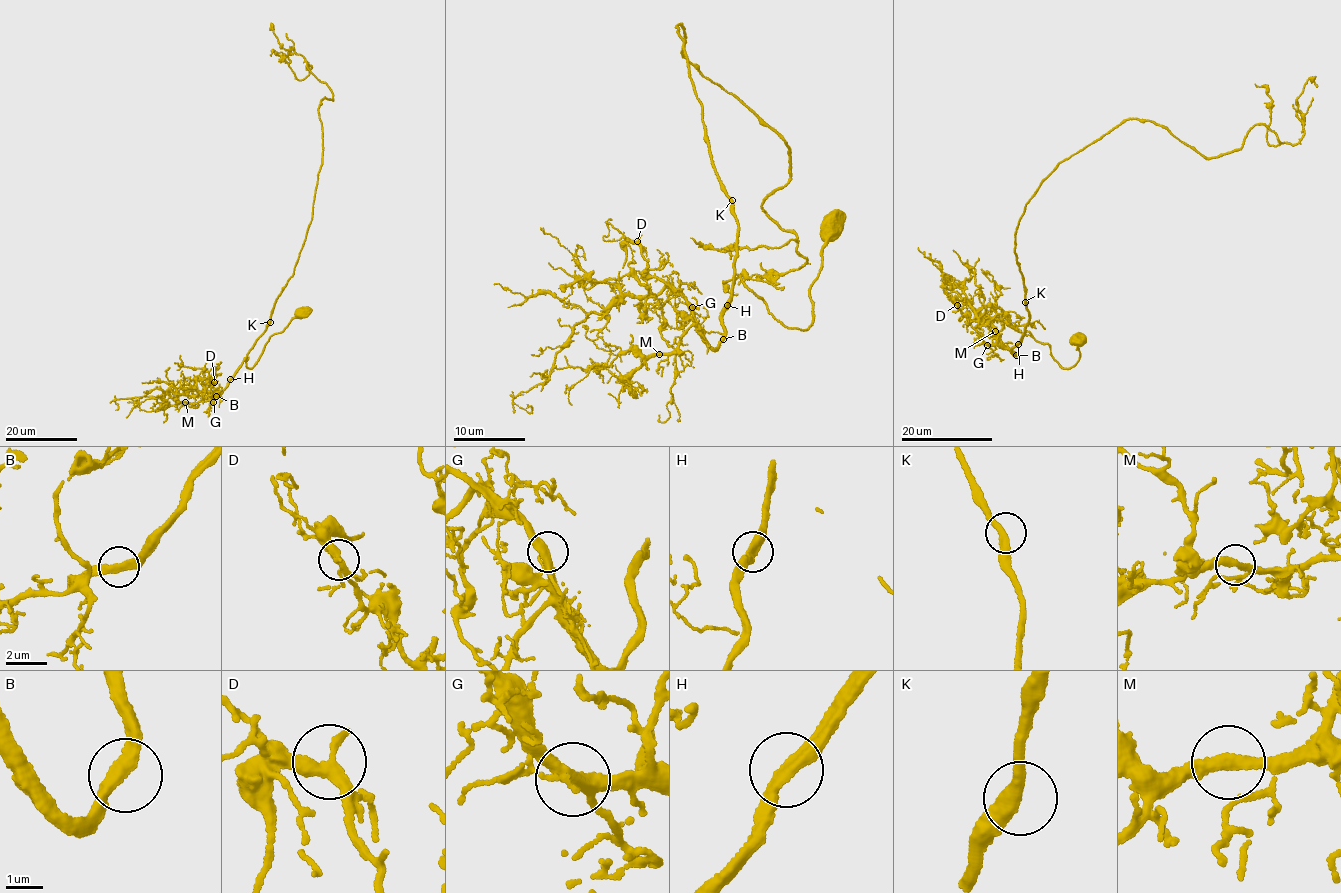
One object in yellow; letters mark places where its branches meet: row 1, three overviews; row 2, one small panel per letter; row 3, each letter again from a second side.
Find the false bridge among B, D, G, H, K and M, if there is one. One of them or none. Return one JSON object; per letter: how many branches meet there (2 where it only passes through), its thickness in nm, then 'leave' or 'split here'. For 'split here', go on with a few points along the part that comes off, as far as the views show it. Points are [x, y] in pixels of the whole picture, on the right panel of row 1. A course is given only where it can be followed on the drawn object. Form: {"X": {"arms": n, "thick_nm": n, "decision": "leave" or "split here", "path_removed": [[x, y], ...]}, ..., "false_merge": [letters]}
{"B": {"arms": 2, "thick_nm": 360, "decision": "leave"}, "D": {"arms": 2, "thick_nm": 360, "decision": "leave"}, "G": {"arms": 2, "thick_nm": 380, "decision": "leave"}, "H": {"arms": 2, "thick_nm": 360, "decision": "leave"}, "K": {"arms": 2, "thick_nm": 360, "decision": "leave"}, "M": {"arms": 2, "thick_nm": 360, "decision": "leave"}, "false_merge": []}

